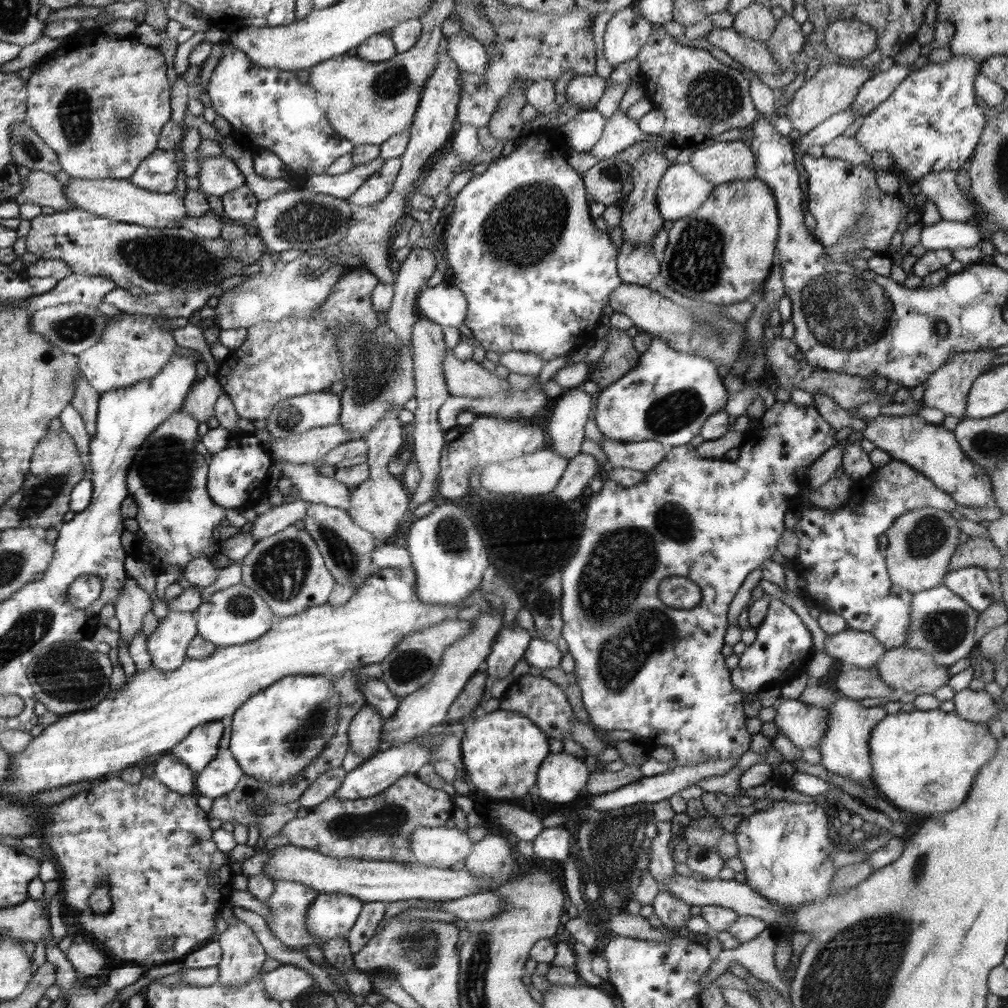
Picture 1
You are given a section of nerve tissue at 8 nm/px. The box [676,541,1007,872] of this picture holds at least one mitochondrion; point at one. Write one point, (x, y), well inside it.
(943, 630)

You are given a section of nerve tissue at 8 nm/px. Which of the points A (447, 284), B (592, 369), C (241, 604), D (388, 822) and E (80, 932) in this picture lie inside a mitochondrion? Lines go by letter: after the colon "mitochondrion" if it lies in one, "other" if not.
A: other
B: other
C: mitochondrion
D: mitochondrion
E: other

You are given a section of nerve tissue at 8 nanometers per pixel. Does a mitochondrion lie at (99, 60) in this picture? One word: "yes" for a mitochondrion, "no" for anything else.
no

